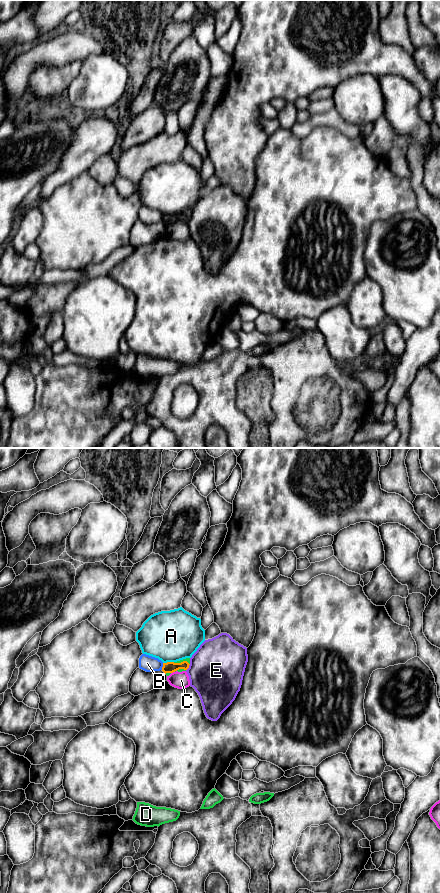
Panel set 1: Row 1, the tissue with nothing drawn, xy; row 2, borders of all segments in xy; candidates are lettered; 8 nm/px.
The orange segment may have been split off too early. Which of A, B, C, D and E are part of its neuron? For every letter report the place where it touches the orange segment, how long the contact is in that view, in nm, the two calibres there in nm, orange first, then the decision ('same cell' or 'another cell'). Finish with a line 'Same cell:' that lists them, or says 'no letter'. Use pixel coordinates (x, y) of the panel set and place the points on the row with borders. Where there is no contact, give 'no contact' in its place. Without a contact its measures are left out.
A: xy (168, 662) | 90 nm | 90/420 nm | another cell
B: xy (163, 666) | 60 nm | 90/130 nm | another cell
C: xy (172, 672) | 40 nm | 90/140 nm | another cell
D: xy (181, 662) | 140 nm | 90/30 nm | another cell
E: xy (188, 667) | 70 nm | 90/440 nm | another cell
Same cell: no letter

